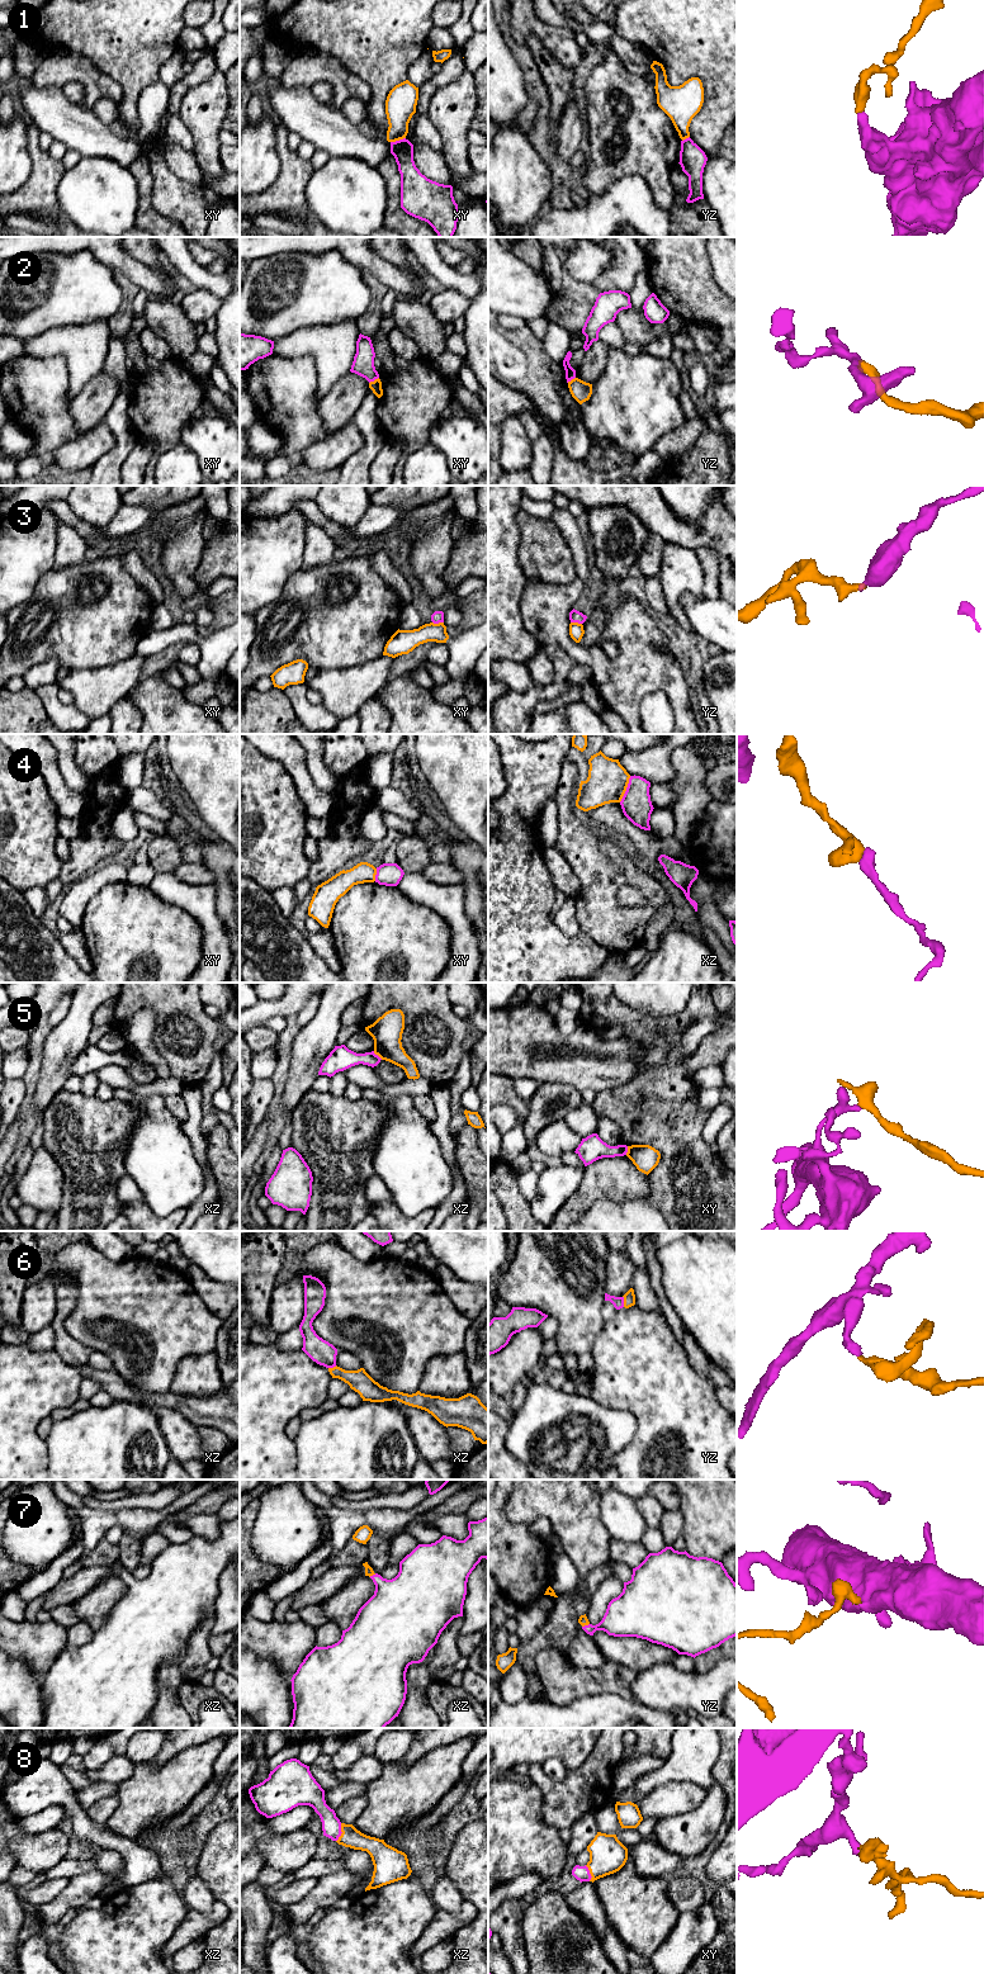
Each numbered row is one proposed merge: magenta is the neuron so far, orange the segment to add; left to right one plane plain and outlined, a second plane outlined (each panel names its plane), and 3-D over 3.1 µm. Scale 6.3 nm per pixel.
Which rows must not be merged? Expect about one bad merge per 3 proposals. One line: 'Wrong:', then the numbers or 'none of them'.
Wrong: 1, 2, 3, 4, 5

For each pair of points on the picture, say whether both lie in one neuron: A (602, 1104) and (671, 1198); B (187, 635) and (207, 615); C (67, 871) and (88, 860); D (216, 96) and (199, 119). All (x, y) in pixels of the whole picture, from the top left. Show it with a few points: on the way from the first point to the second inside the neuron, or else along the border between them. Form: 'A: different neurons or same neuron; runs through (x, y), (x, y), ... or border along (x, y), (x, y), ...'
A: same neuron; runs through (632, 1108), (667, 1144), (668, 1169)
B: different neurons; border along (194, 623), (198, 626)
C: same neuron; runs through (72, 870), (83, 860)
D: same neuron; runs through (211, 102), (203, 114)

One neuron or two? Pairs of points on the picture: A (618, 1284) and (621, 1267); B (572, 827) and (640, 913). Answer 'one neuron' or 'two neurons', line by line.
A: one neuron
B: one neuron

